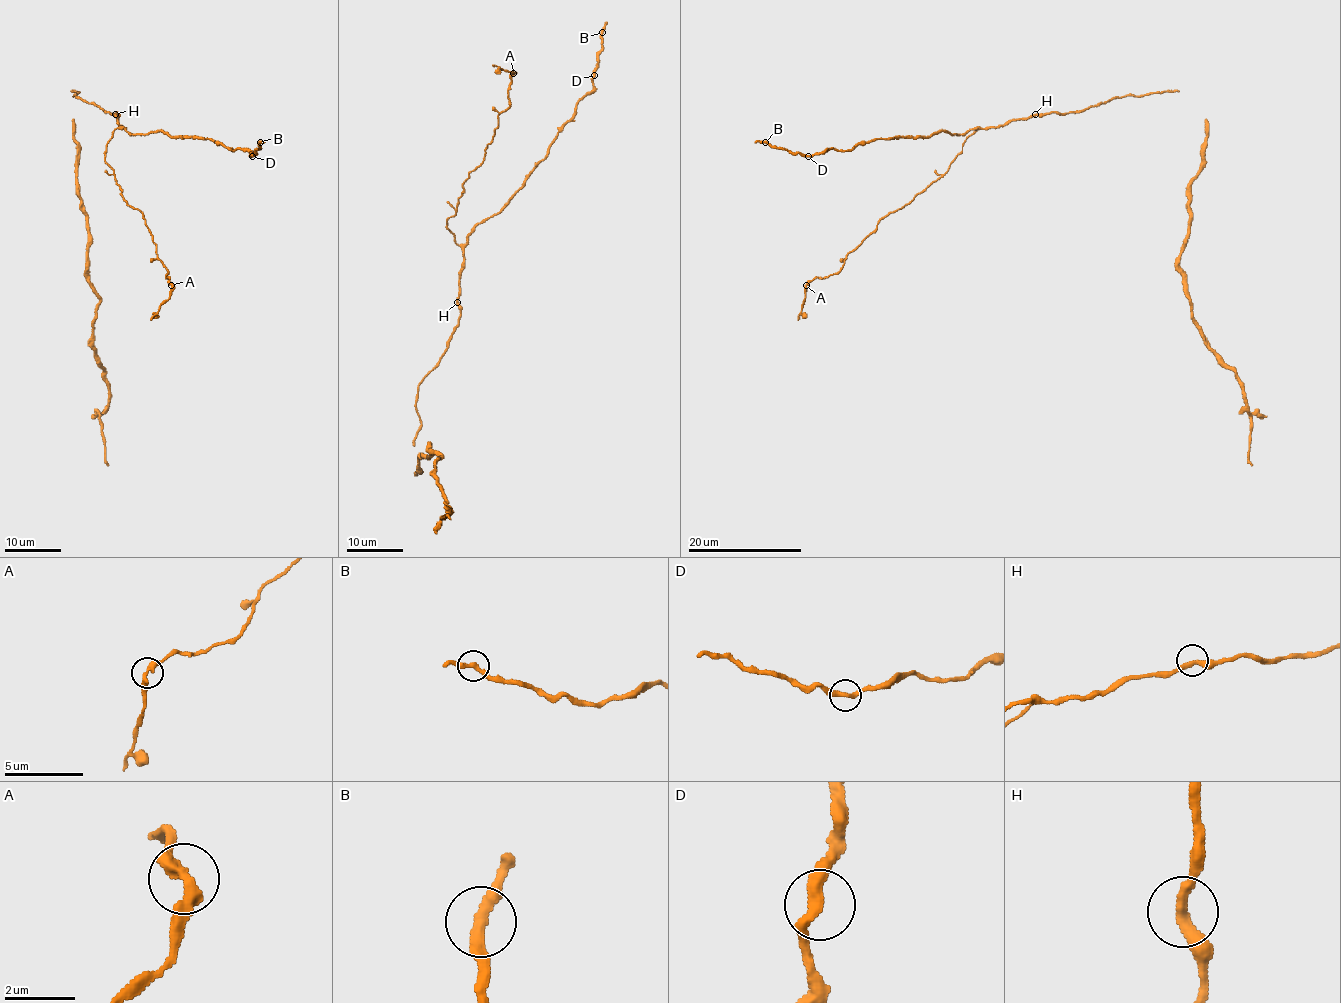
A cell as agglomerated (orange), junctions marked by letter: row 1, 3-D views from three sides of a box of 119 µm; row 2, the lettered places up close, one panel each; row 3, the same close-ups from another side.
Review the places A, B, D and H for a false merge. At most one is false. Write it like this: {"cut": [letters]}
{"cut": ["A"]}

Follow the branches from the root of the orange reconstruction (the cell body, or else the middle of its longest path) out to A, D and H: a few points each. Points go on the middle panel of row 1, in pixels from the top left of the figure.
A: (416, 394), (460, 314), (463, 249), (447, 219), (510, 106), (514, 74)
D: (416, 394), (457, 324), (459, 272), (468, 234), (498, 212), (545, 157), (576, 103), (593, 88), (594, 75)
H: (416, 394), (417, 385), (447, 347), (460, 314), (457, 302)

